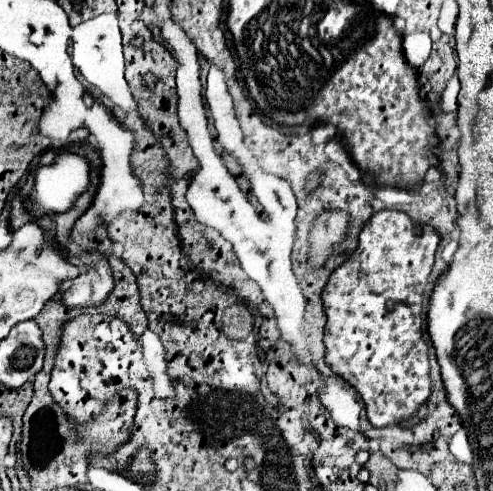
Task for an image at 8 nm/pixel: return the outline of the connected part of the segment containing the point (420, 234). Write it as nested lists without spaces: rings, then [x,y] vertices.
[[[380,211],[372,215],[360,233],[358,249],[330,275],[322,299],[326,309],[326,363],[330,369],[350,383],[366,405],[368,421],[374,427],[388,427],[410,419],[430,397],[428,345],[422,339],[422,303],[428,275],[434,265],[434,253],[440,243],[438,233],[414,223],[402,211]]]

